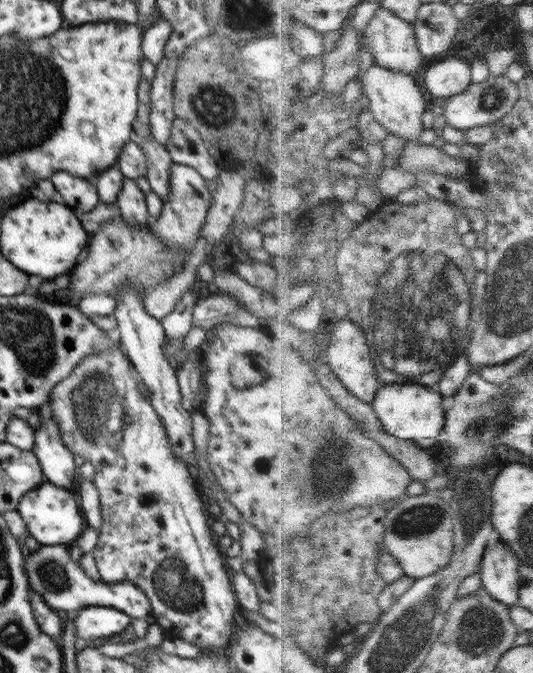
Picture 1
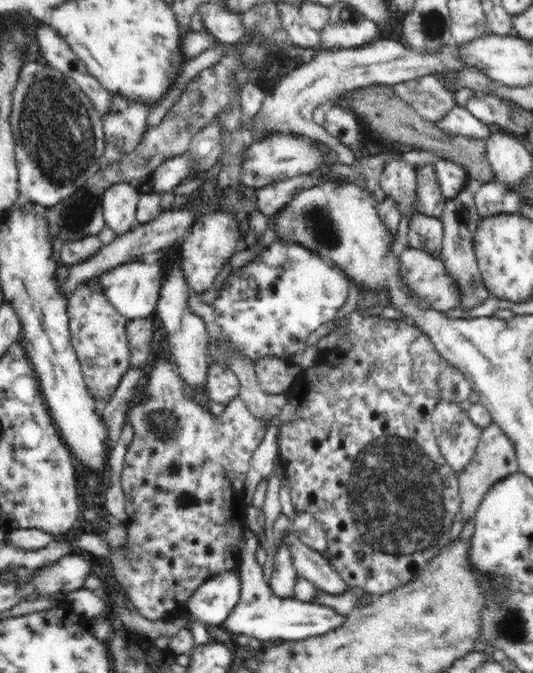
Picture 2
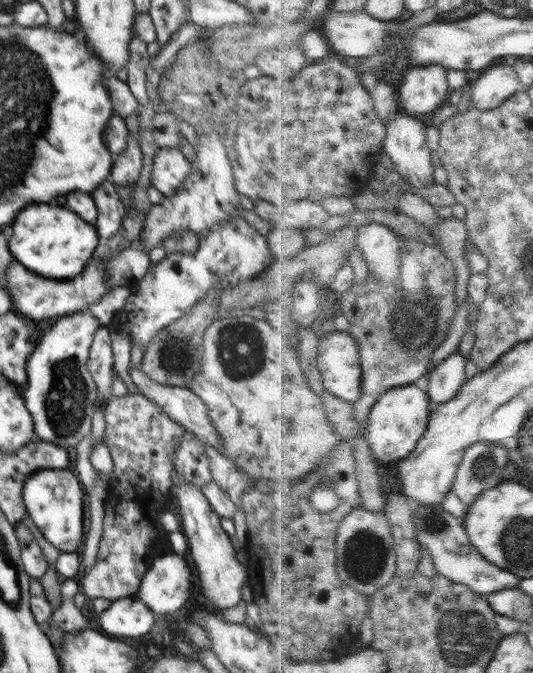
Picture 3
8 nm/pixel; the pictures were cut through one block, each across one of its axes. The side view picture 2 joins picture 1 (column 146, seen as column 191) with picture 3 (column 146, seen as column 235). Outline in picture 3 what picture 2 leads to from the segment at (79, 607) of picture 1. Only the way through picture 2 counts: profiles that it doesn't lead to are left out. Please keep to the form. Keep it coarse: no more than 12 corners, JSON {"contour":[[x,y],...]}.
{"contour":[[165,551],[136,595],[154,616],[189,601],[187,557]]}

